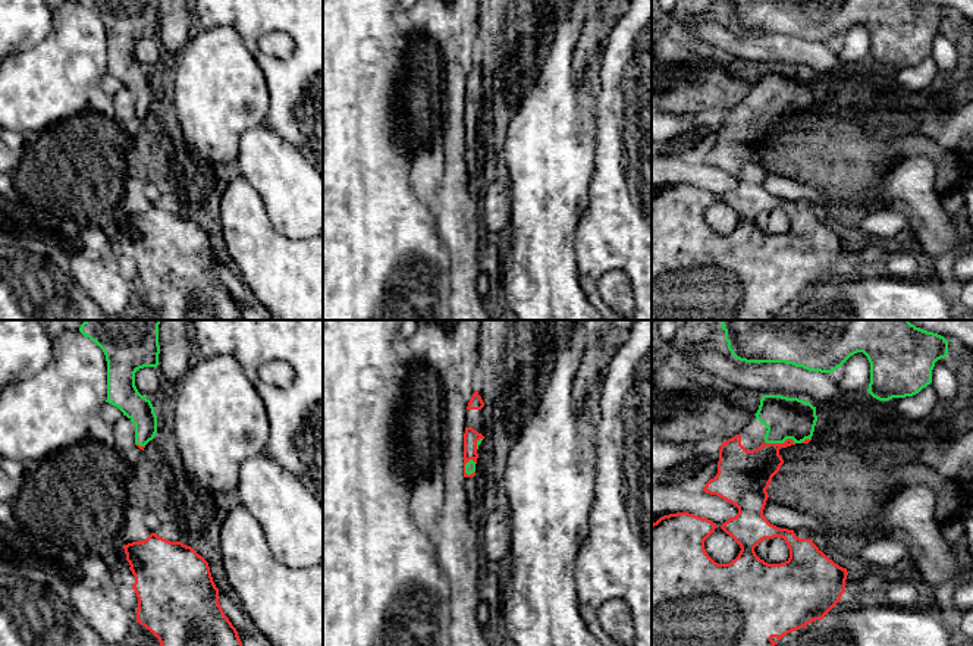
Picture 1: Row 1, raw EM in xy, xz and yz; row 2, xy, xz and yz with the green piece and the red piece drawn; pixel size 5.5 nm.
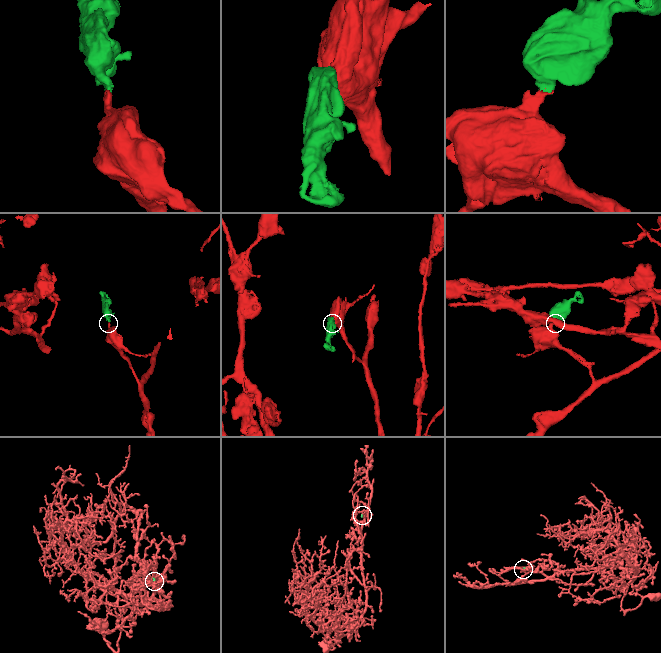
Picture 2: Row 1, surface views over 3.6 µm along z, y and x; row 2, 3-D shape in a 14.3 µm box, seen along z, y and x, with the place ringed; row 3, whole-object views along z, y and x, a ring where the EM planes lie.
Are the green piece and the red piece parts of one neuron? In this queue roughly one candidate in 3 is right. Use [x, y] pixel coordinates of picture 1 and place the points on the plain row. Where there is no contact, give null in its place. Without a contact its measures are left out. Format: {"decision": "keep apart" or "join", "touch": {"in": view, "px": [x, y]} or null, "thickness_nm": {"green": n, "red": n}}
{"decision": "join", "touch": {"in": "yz", "px": [781, 113]}, "thickness_nm": {"green": 220, "red": 260}}

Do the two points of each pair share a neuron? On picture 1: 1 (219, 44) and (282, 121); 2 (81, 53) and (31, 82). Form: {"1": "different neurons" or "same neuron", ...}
{"1": "different neurons", "2": "same neuron"}

